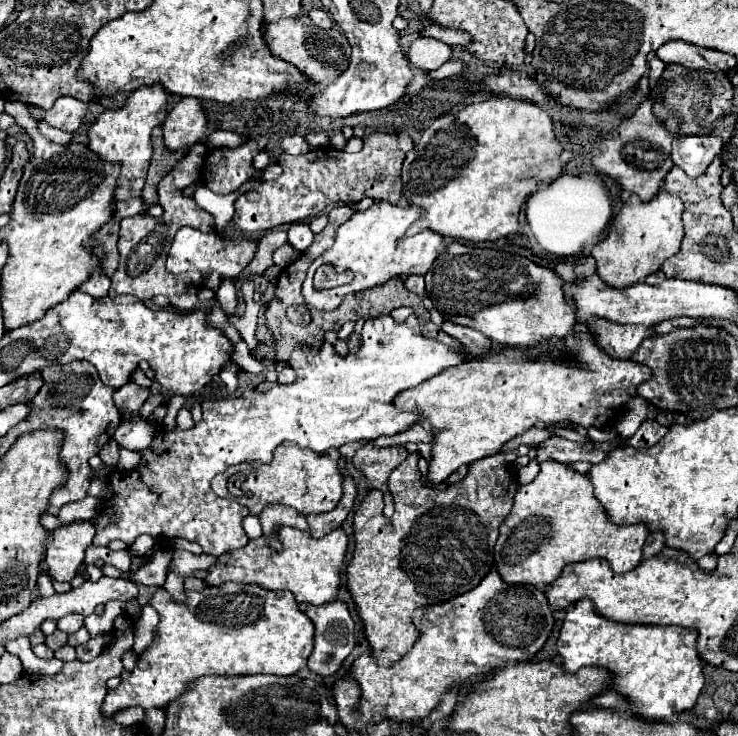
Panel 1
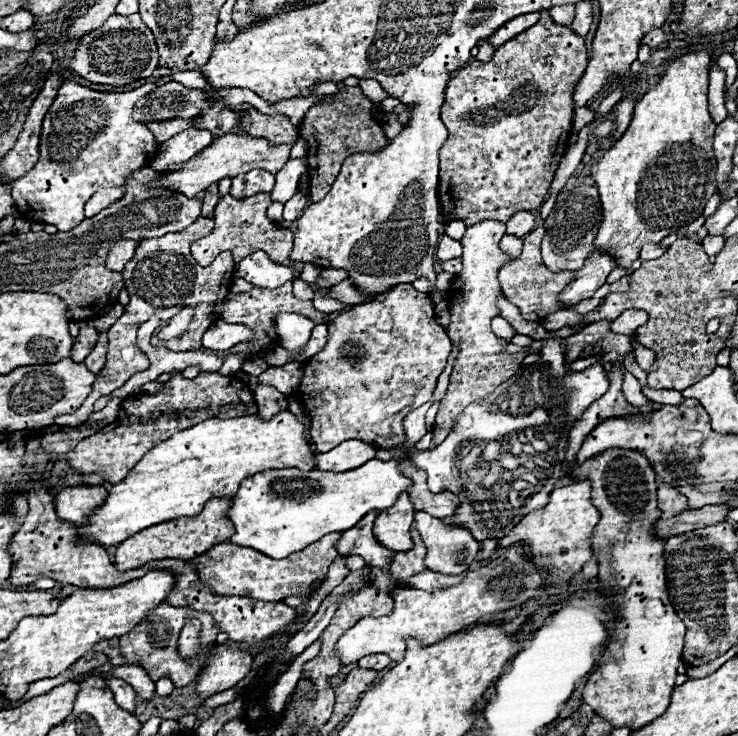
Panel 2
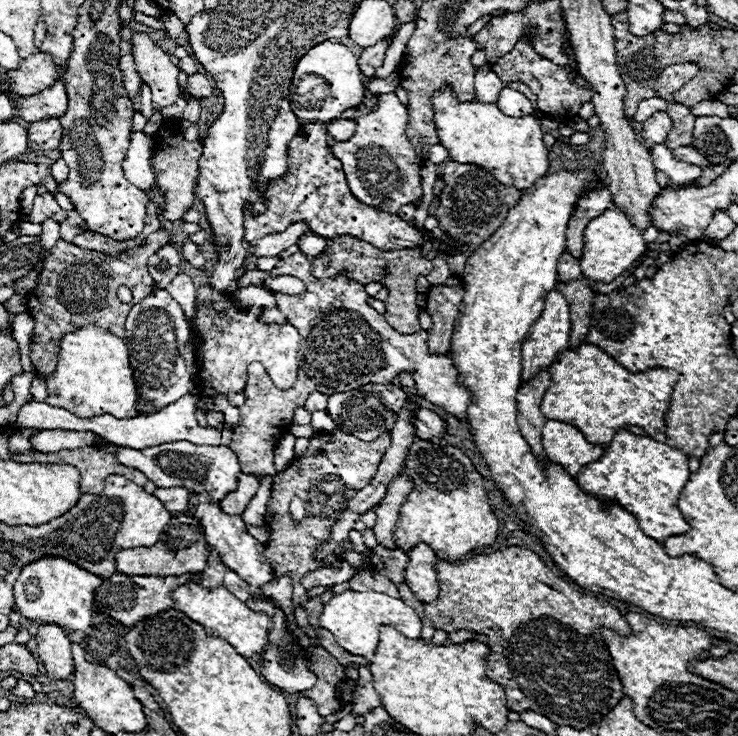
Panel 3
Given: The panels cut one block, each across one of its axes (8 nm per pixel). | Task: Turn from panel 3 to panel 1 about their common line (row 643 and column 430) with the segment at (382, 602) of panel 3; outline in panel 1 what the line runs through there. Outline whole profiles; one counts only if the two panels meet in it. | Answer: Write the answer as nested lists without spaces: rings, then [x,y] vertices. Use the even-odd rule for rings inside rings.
[[[380,316],[374,320],[366,320],[362,330],[362,348],[356,354],[348,354],[346,358],[338,356],[332,344],[324,342],[322,350],[300,350],[290,356],[290,364],[296,372],[296,382],[288,386],[276,384],[264,394],[256,394],[246,388],[240,396],[220,398],[202,402],[202,420],[194,424],[190,430],[162,430],[154,442],[142,450],[142,462],[136,470],[130,472],[112,472],[110,488],[106,492],[106,504],[92,518],[96,522],[94,546],[108,546],[112,540],[122,540],[128,546],[140,534],[152,534],[158,542],[166,542],[168,538],[186,538],[190,542],[198,542],[206,554],[220,556],[230,550],[242,548],[248,544],[248,536],[242,528],[242,520],[250,514],[246,506],[230,502],[228,498],[220,498],[214,494],[210,482],[216,474],[224,472],[228,466],[240,462],[260,460],[268,464],[272,460],[272,452],[282,442],[292,442],[300,448],[310,448],[312,452],[326,452],[328,448],[340,448],[346,442],[354,440],[374,440],[378,436],[392,436],[412,428],[422,420],[420,412],[402,412],[396,408],[394,398],[402,390],[414,388],[420,382],[440,374],[446,368],[464,364],[470,360],[466,348],[450,350],[442,342],[434,338],[426,338],[420,334],[420,324],[416,316],[408,316],[406,322],[398,324],[392,316]],[[112,506],[116,510],[116,522],[110,522],[106,508]]]

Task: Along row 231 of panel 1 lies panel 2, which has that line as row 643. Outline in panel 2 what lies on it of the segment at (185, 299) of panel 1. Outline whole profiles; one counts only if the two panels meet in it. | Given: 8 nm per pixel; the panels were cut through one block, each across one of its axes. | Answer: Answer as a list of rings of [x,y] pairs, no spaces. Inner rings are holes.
[[[162,602],[162,606],[158,606],[158,610],[152,610],[132,632],[124,634],[120,638],[120,650],[122,650],[122,656],[128,658],[128,664],[140,664],[146,668],[148,676],[156,682],[160,680],[162,676],[168,676],[172,678],[174,686],[176,688],[184,688],[188,686],[190,682],[194,682],[198,676],[200,676],[200,670],[202,670],[202,662],[204,662],[204,654],[196,654],[192,658],[182,658],[178,654],[178,636],[180,636],[180,630],[184,628],[186,622],[198,618],[202,622],[202,630],[200,630],[200,646],[204,650],[208,650],[214,642],[216,642],[216,636],[218,636],[218,626],[214,626],[214,620],[208,618],[210,614],[194,614],[194,610],[186,610],[186,608],[176,608],[176,606],[170,606],[166,602]]]

